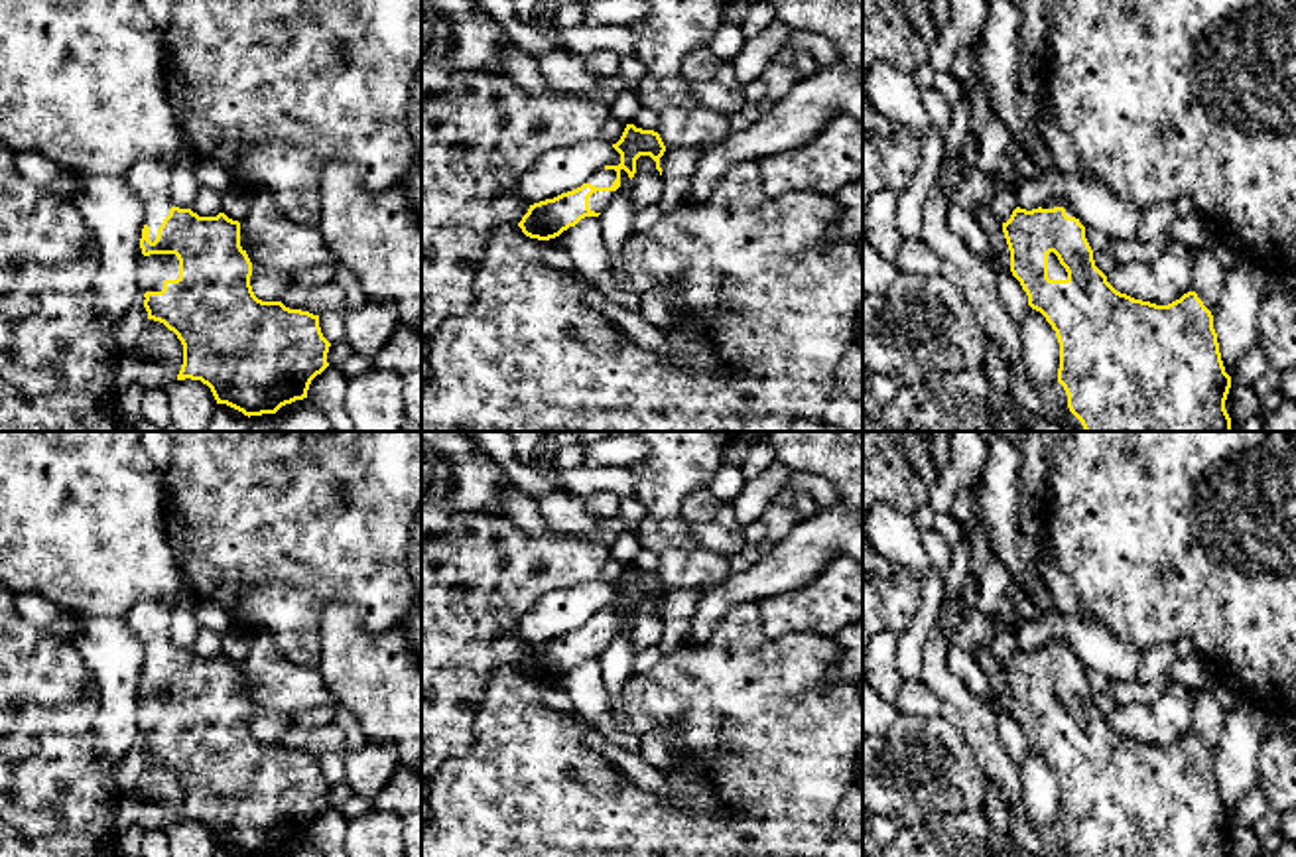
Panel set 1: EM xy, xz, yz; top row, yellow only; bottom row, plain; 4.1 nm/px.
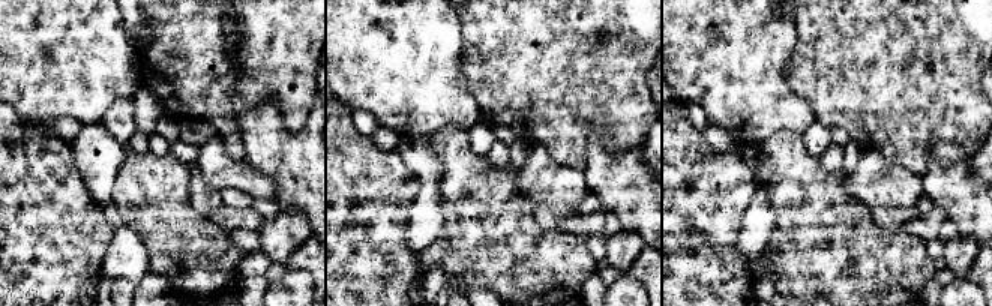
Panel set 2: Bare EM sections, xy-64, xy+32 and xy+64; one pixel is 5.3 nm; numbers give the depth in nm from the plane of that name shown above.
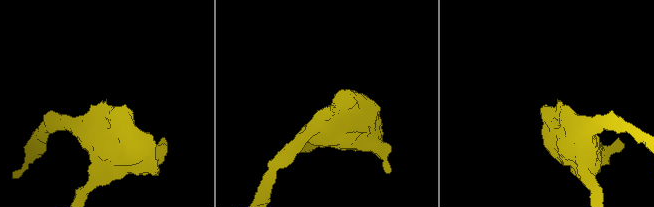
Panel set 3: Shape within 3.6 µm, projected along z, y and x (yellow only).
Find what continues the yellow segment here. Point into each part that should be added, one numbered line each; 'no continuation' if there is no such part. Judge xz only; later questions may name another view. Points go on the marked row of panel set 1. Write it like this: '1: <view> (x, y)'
1: xz (601, 178)

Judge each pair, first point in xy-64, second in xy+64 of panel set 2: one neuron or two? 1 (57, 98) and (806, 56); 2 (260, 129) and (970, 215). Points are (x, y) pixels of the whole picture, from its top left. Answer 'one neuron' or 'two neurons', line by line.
1: two neurons
2: one neuron

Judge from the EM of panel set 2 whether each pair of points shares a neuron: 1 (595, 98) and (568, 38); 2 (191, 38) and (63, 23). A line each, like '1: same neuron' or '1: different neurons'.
1: same neuron
2: different neurons

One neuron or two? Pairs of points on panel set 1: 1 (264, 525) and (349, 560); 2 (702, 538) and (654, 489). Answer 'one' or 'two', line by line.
1: one
2: two

